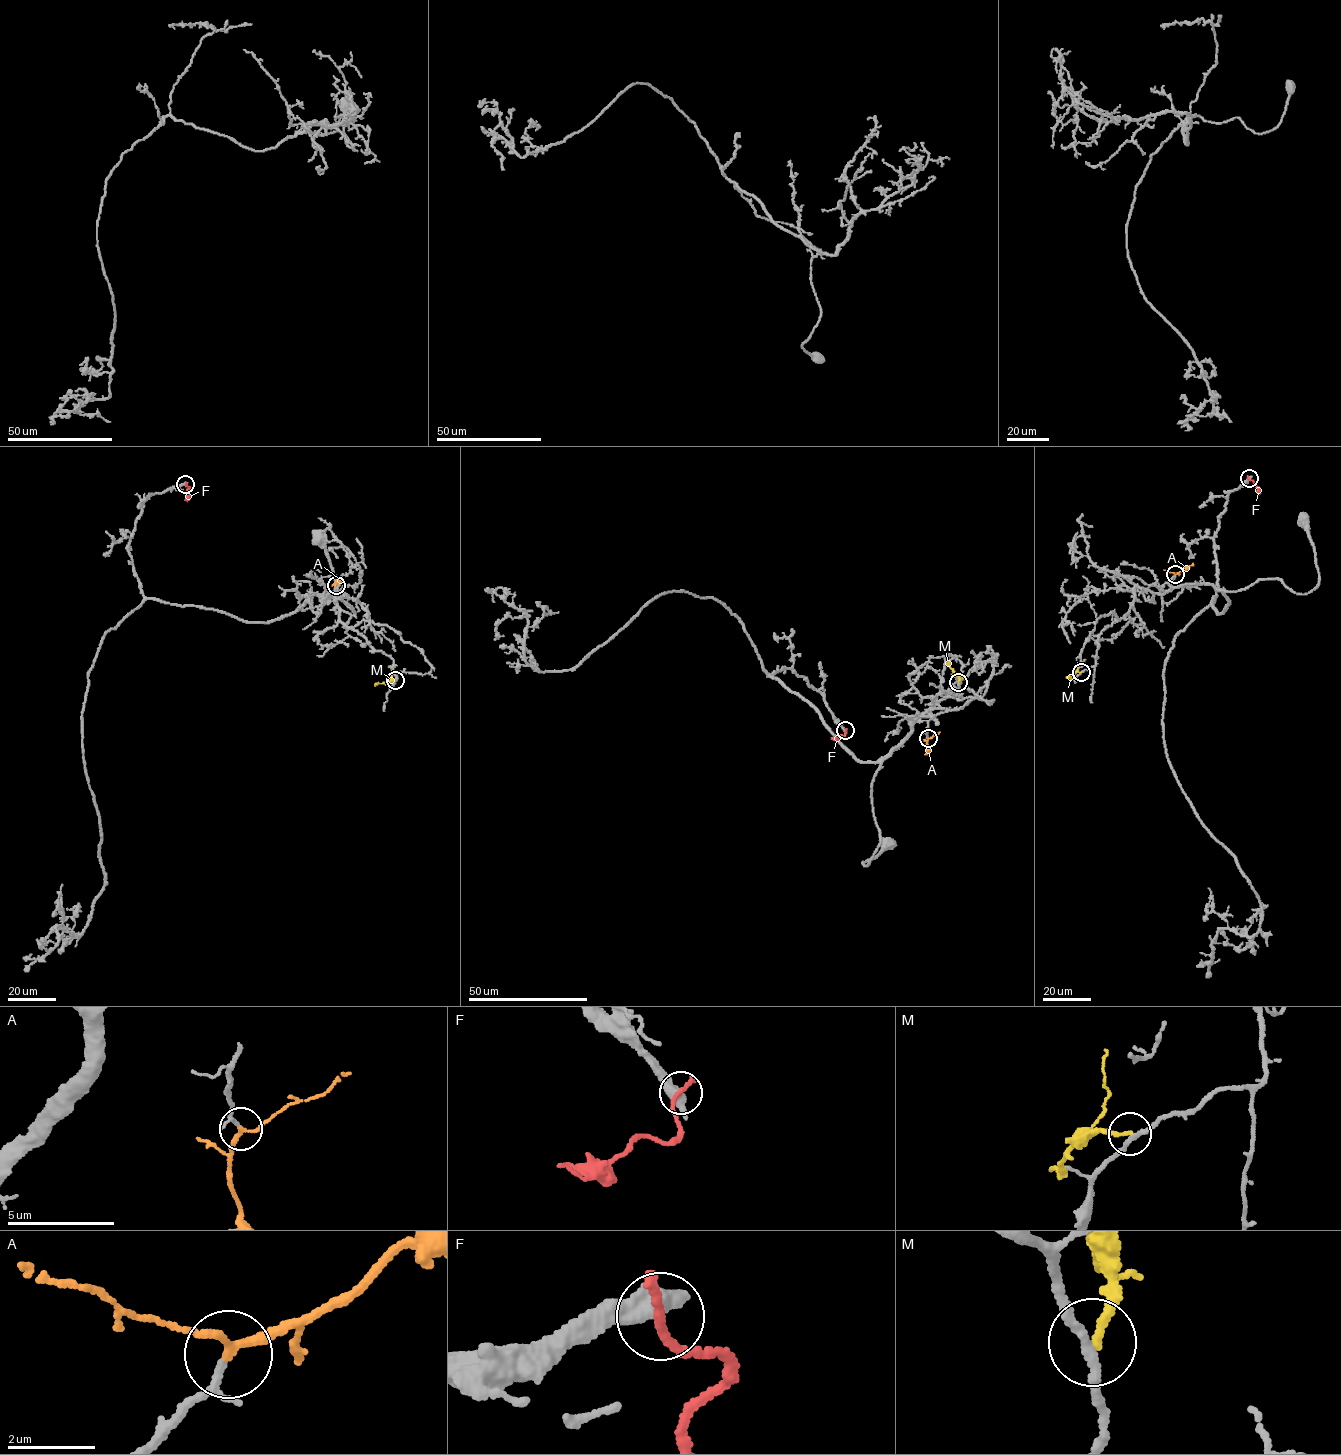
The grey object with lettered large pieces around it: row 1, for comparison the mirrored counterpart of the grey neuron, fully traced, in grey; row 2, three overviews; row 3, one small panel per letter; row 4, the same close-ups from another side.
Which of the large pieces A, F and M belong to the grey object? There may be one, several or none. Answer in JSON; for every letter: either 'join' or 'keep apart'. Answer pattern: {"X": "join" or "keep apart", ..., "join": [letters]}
{"A": "join", "F": "keep apart", "M": "keep apart", "join": ["A"]}

